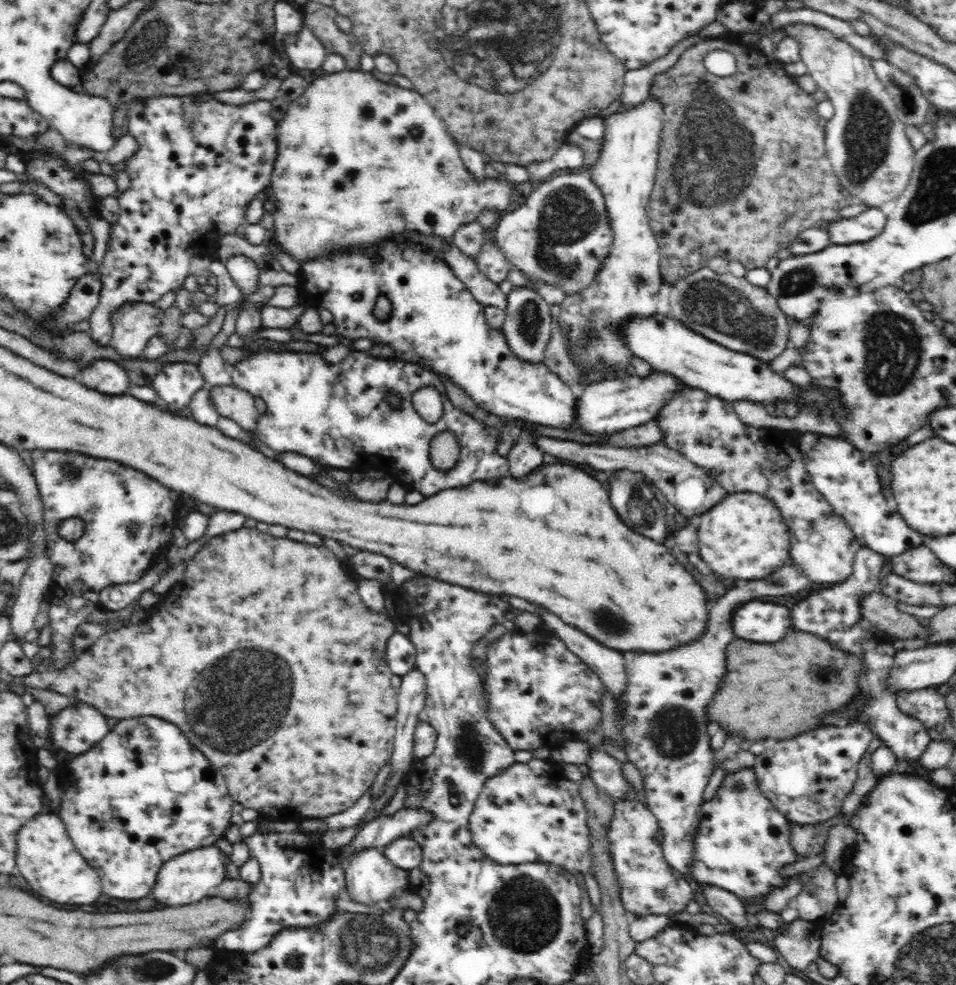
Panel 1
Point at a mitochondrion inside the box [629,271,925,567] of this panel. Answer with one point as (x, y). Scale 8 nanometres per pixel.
(710, 303)

